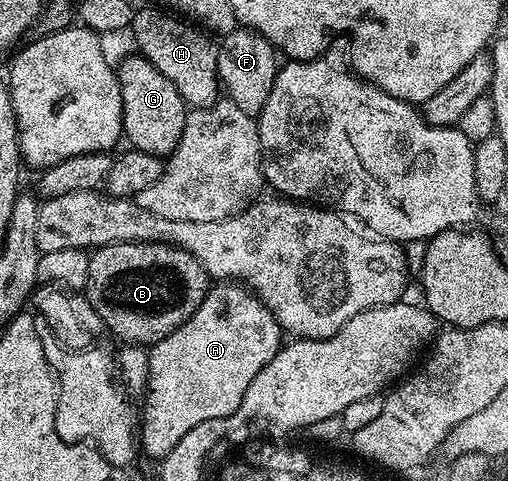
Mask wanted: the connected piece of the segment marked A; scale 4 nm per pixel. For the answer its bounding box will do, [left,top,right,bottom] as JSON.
[140,284,284,460]

